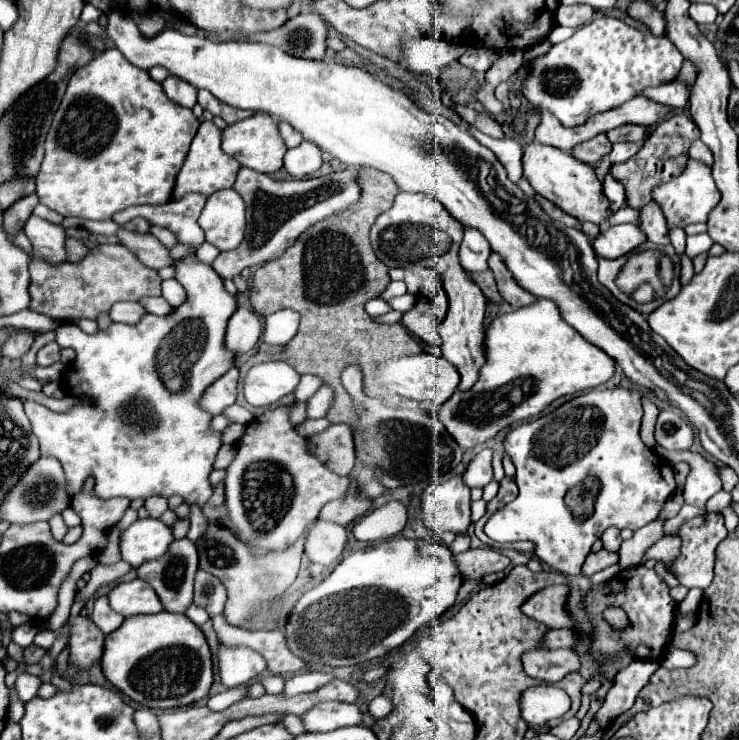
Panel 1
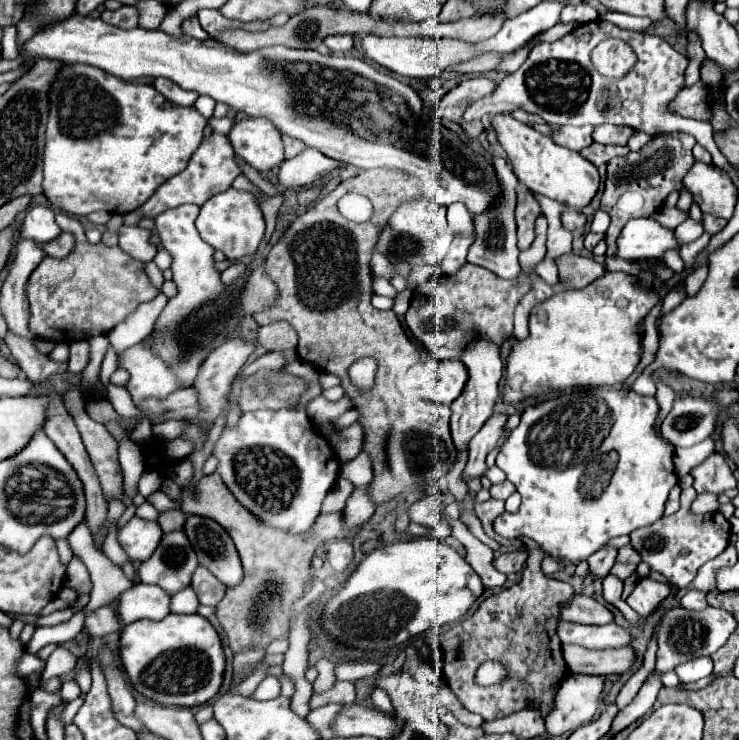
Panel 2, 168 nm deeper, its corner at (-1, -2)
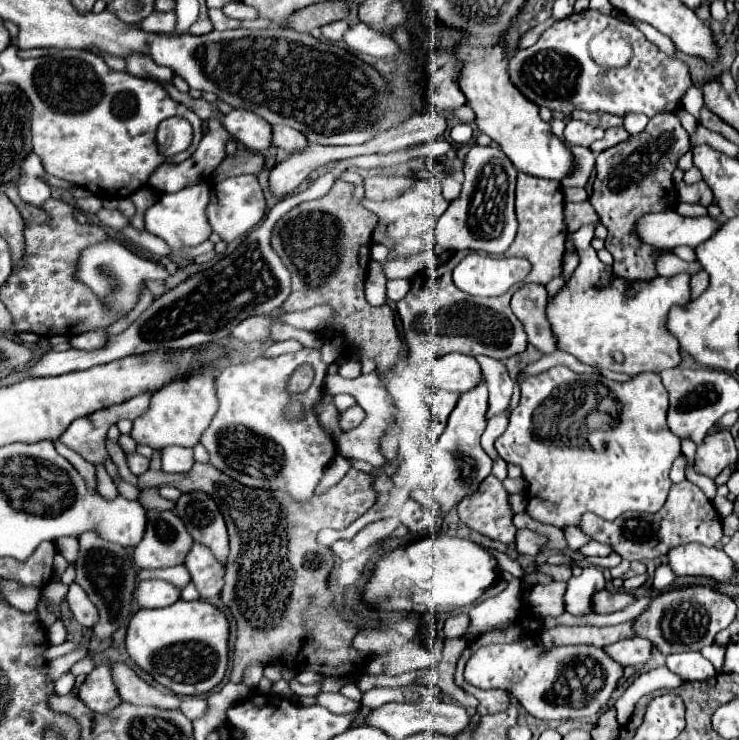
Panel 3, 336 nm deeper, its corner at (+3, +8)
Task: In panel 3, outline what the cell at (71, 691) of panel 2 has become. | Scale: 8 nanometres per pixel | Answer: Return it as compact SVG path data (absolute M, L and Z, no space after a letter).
M84 657L82 661L78 661L78 663L70 669L70 673L72 673L74 677L78 677L78 675L86 675L86 673L90 673L92 669L94 669L92 659L90 659L90 657Z

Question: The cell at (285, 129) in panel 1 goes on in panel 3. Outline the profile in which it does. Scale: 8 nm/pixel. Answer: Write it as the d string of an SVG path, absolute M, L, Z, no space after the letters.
M274 125L272 127L272 145L292 153L292 151L304 149L308 145L308 139L302 133L298 133L296 129L290 129L286 125Z

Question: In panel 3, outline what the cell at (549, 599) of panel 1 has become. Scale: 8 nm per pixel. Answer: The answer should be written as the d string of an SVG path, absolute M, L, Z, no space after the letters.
M596 591L592 595L592 613L614 613L634 603L634 597L624 591Z

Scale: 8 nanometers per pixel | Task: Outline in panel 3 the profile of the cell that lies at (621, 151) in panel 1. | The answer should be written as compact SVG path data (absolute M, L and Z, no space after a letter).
M634 113L630 117L624 117L624 129L630 133L630 135L638 135L644 131L648 123L648 117L642 117L640 113Z

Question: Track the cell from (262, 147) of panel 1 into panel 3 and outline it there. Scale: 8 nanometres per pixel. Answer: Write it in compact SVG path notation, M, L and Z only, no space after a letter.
M232 109L224 115L224 129L248 151L264 153L272 143L272 125L246 109Z

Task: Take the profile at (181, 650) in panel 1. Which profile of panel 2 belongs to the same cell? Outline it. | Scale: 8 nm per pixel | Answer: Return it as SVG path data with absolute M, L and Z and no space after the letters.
M166 615L160 621L136 621L124 627L120 637L120 659L136 687L146 699L160 705L196 707L214 699L224 679L224 649L212 623L202 615Z

